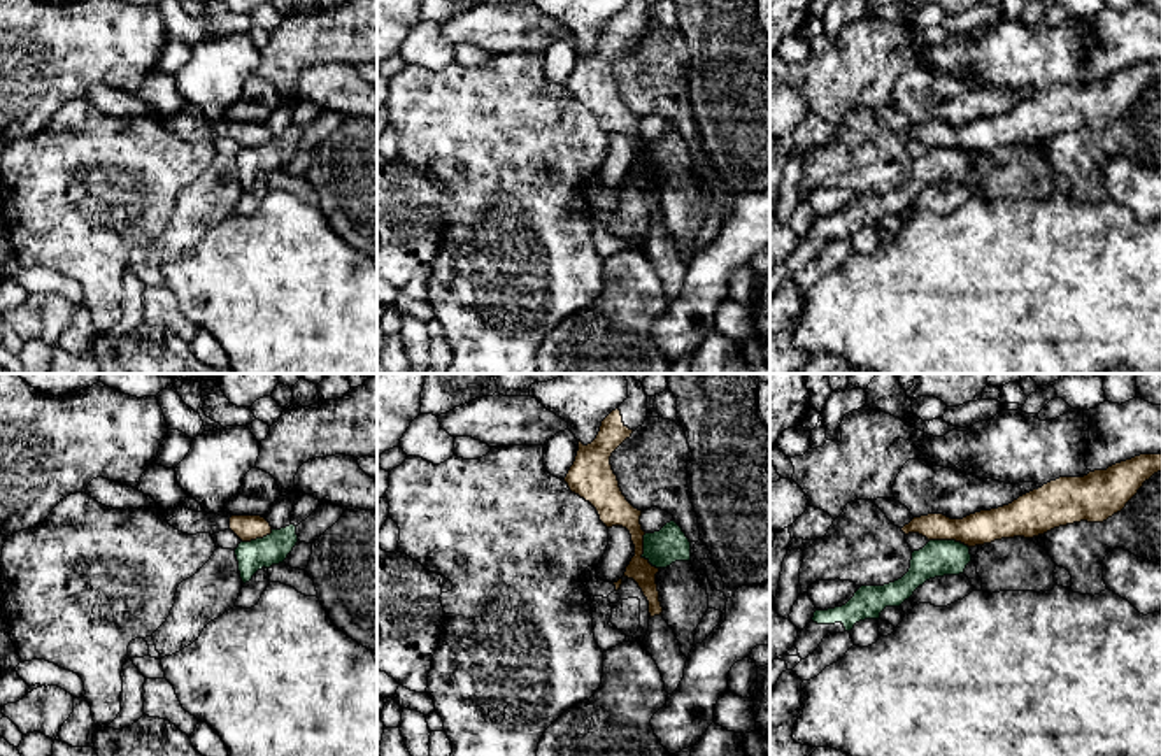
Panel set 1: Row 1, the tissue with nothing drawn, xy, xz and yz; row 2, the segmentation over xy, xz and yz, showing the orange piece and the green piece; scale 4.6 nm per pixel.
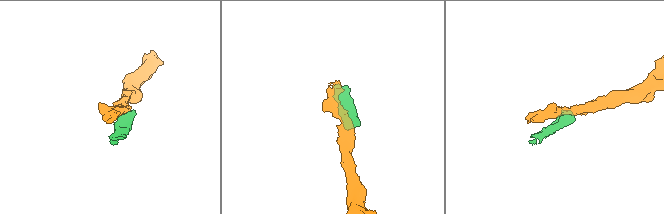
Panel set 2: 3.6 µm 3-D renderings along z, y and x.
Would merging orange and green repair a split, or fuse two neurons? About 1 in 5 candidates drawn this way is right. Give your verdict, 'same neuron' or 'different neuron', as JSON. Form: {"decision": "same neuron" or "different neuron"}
{"decision": "different neuron"}

